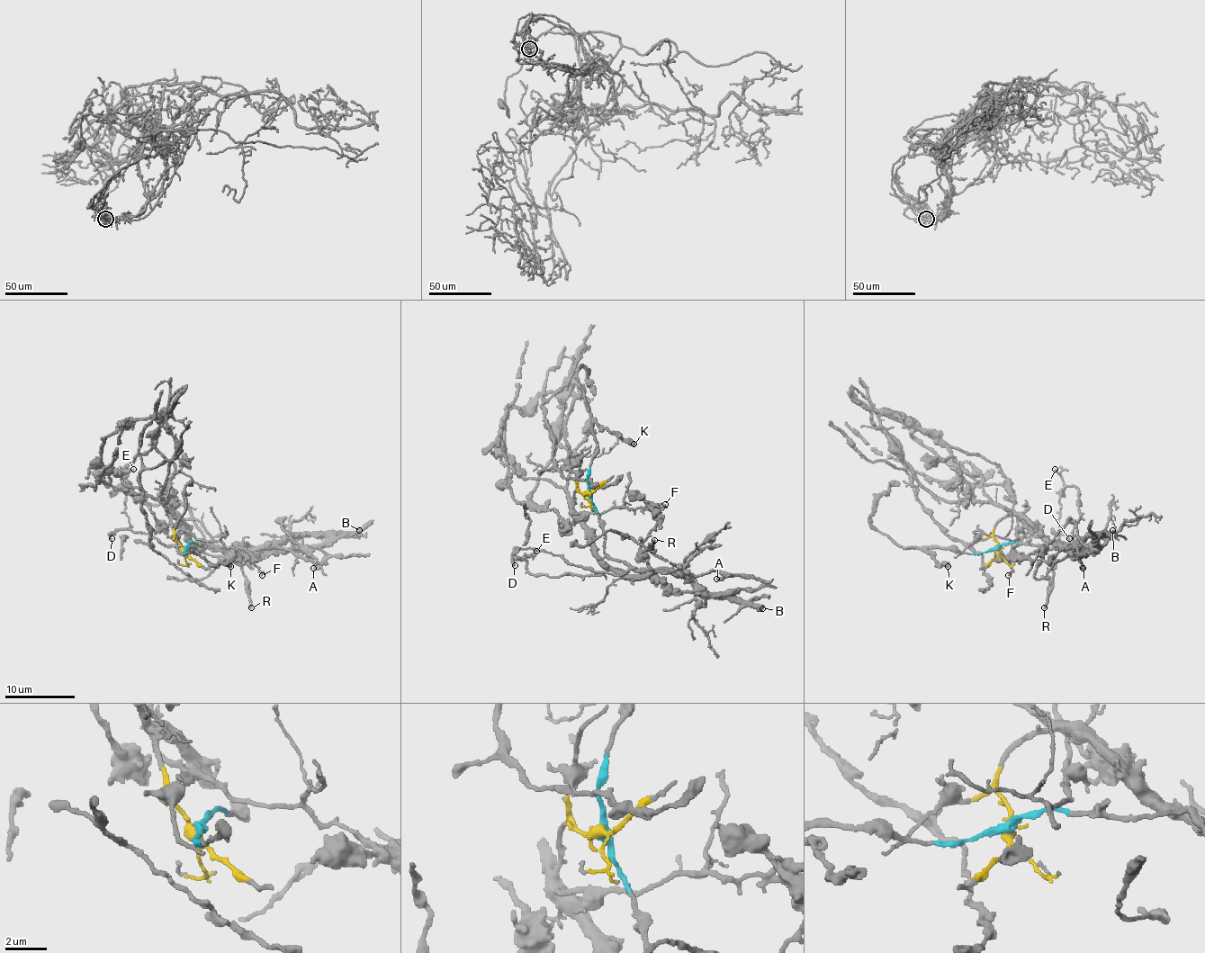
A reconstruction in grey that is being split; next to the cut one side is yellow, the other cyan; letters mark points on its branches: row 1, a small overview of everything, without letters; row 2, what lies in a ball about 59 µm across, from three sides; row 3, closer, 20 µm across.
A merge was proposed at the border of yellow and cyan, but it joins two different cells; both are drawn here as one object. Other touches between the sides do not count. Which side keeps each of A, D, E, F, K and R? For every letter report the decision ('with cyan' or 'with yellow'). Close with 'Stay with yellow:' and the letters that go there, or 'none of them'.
A: with cyan
D: with cyan
E: with yellow
F: with yellow
K: with cyan
R: with cyan
Stay with yellow: E, F

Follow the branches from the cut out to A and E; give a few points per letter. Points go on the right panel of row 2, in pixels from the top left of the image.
A: (995, 549), (1010, 543), (1057, 543), (1073, 558), (1073, 552), (1080, 549), (1074, 547), (1083, 569)
E: (995, 549), (993, 526), (1008, 516), (1020, 516), (1069, 545), (1078, 489), (1064, 484), (1056, 469)

